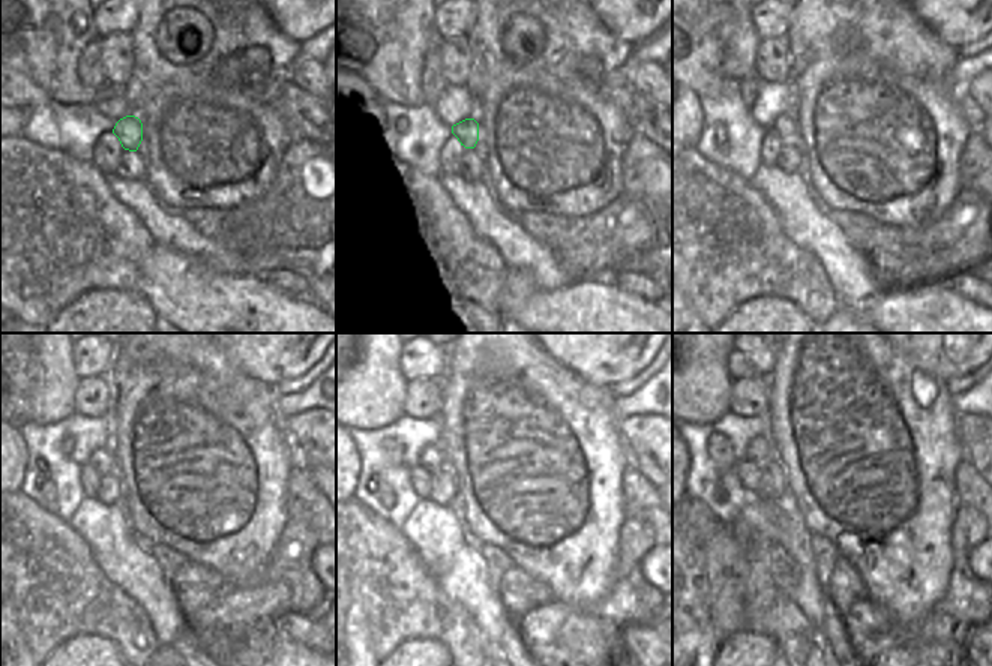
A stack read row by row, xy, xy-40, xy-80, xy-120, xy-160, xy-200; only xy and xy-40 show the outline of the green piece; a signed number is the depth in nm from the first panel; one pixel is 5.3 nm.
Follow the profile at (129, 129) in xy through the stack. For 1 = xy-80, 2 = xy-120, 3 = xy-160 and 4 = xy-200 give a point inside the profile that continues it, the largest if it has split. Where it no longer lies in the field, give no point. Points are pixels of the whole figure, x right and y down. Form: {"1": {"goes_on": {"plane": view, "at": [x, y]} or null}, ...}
{"1": {"goes_on": {"plane": "xy-80", "at": [785, 128]}}, "2": {"goes_on": {"plane": "xy-120", "at": [104, 461]}}, "3": {"goes_on": {"plane": "xy-160", "at": [431, 458]}}, "4": {"goes_on": {"plane": "xy-200", "at": [760, 450]}}}

